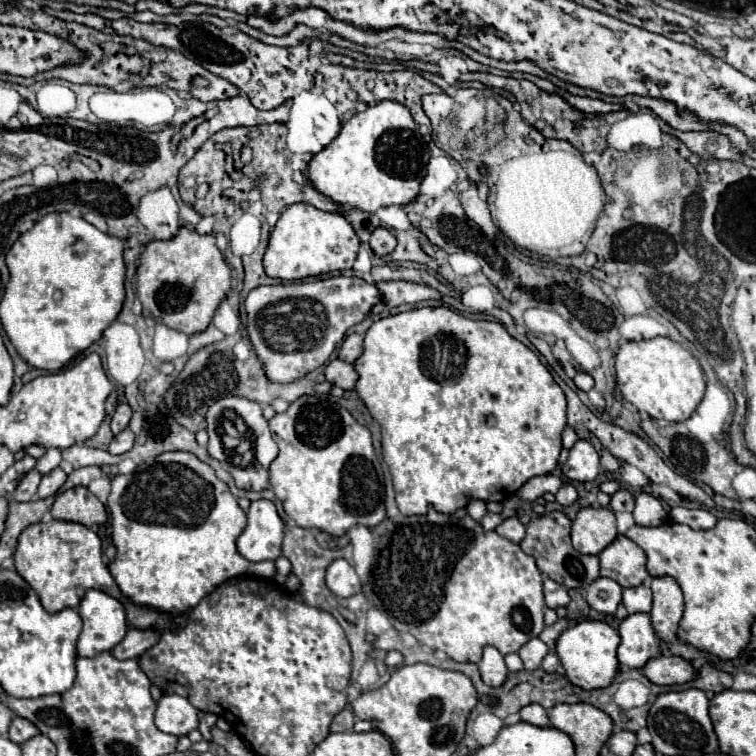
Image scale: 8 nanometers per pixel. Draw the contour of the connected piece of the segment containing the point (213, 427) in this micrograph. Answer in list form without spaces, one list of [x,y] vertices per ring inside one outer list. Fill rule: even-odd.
[[[237,395],[221,397],[207,411],[207,433],[209,433],[207,445],[209,455],[217,459],[233,475],[237,487],[247,491],[271,489],[269,465],[277,457],[277,443],[271,437],[267,419],[263,417],[263,409],[259,403]],[[225,413],[233,415],[227,417]]]

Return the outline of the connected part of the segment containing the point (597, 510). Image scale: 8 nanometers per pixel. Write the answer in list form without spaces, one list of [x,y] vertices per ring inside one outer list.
[[[583,507],[573,519],[571,541],[583,555],[597,555],[617,537],[615,513],[609,507]]]

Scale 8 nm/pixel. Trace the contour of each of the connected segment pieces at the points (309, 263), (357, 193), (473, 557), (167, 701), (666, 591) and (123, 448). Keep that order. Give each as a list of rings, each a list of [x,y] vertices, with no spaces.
[[[307,203],[289,205],[271,231],[265,251],[265,273],[283,281],[351,269],[359,253],[359,237],[341,213],[327,213]]]
[[[381,101],[377,105],[369,105],[363,113],[355,113],[349,121],[343,123],[341,133],[311,159],[307,177],[317,191],[329,195],[335,203],[375,213],[379,207],[385,205],[405,205],[413,201],[419,193],[421,179],[425,177],[427,161],[429,147],[423,135],[419,133],[419,127],[413,121],[411,111],[401,103]]]
[[[431,511],[427,515],[413,515],[413,517],[407,517],[403,525],[399,525],[389,543],[383,545],[383,549],[379,549],[379,555],[377,555],[377,561],[371,569],[371,589],[375,593],[375,603],[381,607],[381,611],[387,615],[387,619],[391,621],[391,625],[397,629],[397,631],[403,631],[403,633],[411,633],[419,643],[423,645],[429,645],[429,647],[437,647],[441,651],[445,651],[451,659],[455,661],[471,661],[471,663],[477,663],[481,659],[481,651],[485,645],[493,645],[497,647],[503,655],[507,653],[517,653],[529,639],[537,637],[545,623],[543,623],[543,609],[545,609],[545,599],[543,599],[543,579],[541,579],[541,571],[535,563],[535,559],[527,553],[521,551],[521,547],[501,535],[497,535],[495,531],[485,531],[473,517],[465,515],[463,519],[455,517],[455,515],[445,515],[445,513],[437,513],[437,511]]]
[[[165,693],[157,703],[155,725],[175,737],[187,735],[191,729],[197,729],[199,711],[189,703],[189,699],[177,693]]]
[[[653,577],[651,579],[651,591],[653,591],[653,609],[651,609],[651,621],[655,631],[663,641],[675,641],[675,631],[679,627],[679,621],[683,617],[685,601],[681,587],[671,577]]]
[[[123,429],[119,435],[113,437],[113,441],[111,441],[111,445],[109,445],[109,453],[113,453],[113,455],[123,455],[123,453],[131,451],[133,441],[135,441],[133,431],[131,431],[131,429]]]

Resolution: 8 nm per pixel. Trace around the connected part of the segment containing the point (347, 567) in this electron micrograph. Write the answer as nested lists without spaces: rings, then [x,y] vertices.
[[[335,559],[327,567],[325,583],[337,597],[351,597],[361,591],[361,581],[359,581],[353,565],[347,563],[345,559]]]

